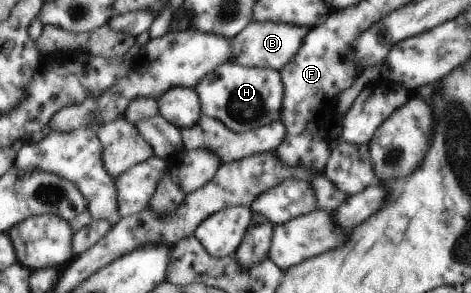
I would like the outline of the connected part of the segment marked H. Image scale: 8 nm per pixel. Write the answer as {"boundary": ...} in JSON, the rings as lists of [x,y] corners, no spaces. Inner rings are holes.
{"boundary":[[[224,63],[212,69],[193,88],[198,92],[202,116],[219,120],[234,132],[254,130],[279,118],[283,102],[283,81],[279,71],[268,67],[243,67]]]}

